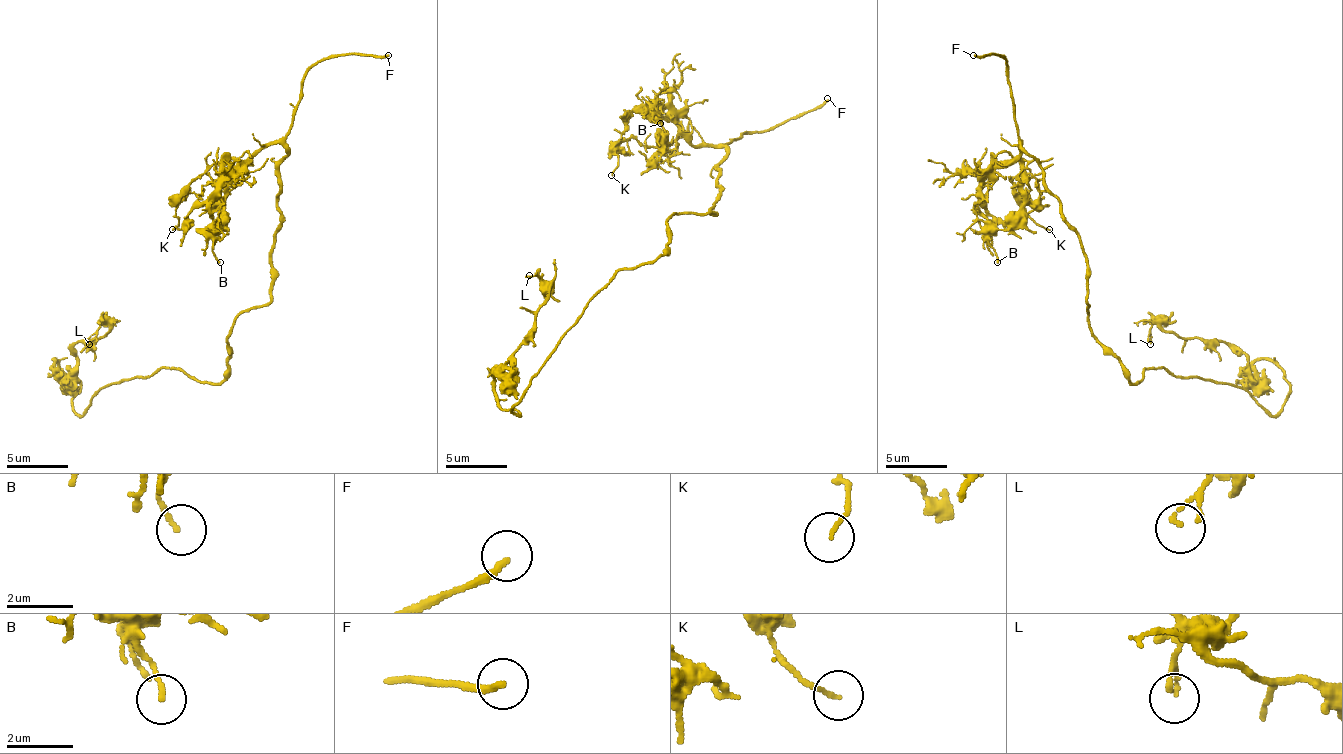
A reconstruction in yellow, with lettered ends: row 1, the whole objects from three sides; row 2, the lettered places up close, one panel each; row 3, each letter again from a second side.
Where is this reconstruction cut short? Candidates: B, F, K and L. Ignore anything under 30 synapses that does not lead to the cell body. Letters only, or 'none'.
F

